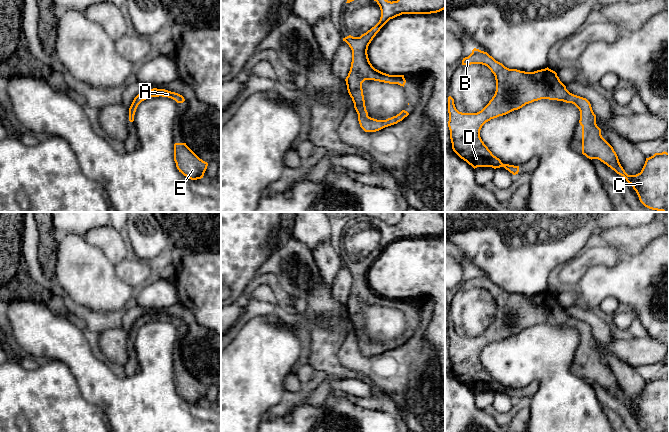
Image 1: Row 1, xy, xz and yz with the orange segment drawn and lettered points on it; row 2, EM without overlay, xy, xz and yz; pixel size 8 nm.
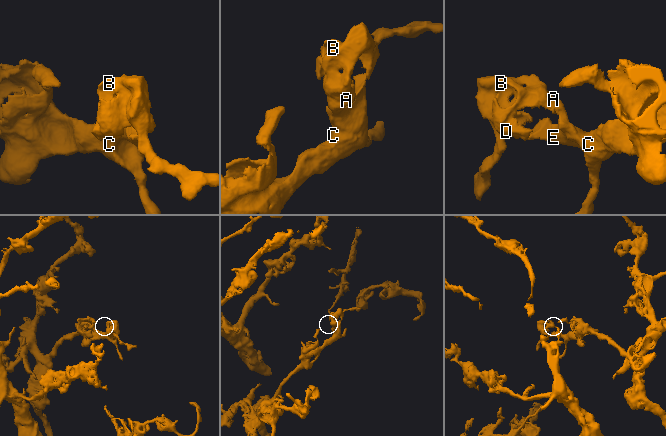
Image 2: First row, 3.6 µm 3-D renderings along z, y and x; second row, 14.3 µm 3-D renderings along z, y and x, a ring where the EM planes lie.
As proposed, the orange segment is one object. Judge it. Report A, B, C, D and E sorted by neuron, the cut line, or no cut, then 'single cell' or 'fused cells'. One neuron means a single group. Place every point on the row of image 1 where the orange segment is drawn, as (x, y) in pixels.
A B C D E; no cut; single cell

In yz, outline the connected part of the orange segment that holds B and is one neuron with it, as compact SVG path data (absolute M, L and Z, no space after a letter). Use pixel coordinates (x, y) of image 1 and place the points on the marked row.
M474 48L472 53L463 58L462 65L482 64L487 66L495 76L496 91L489 103L477 113L459 112L454 104L454 99L448 97L448 127L453 151L474 169L477 167L492 167L494 169L504 167L513 175L518 174L519 166L503 164L499 158L494 156L480 137L482 126L491 119L506 115L518 110L526 104L541 99L557 100L574 104L580 111L579 123L582 126L582 154L589 159L598 159L617 174L623 176L636 191L640 202L647 208L662 212L669 212L669 153L655 153L646 158L640 173L628 175L621 166L618 156L613 147L602 137L601 129L596 124L590 102L583 97L570 93L566 86L560 81L557 73L548 67L534 72L525 72L517 69L509 69L502 63L496 61L487 52Z

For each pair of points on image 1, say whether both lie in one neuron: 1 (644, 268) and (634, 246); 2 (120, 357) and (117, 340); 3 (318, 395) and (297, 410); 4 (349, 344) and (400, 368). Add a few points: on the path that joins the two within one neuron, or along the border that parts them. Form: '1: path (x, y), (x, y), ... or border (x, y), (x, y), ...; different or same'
1: border (655, 238), (637, 253), (622, 251); different
2: path (117, 353), (117, 344); same
3: border (297, 394), (315, 406), (321, 406), (329, 397); different
4: path (359, 358), (366, 365), (386, 368); same

